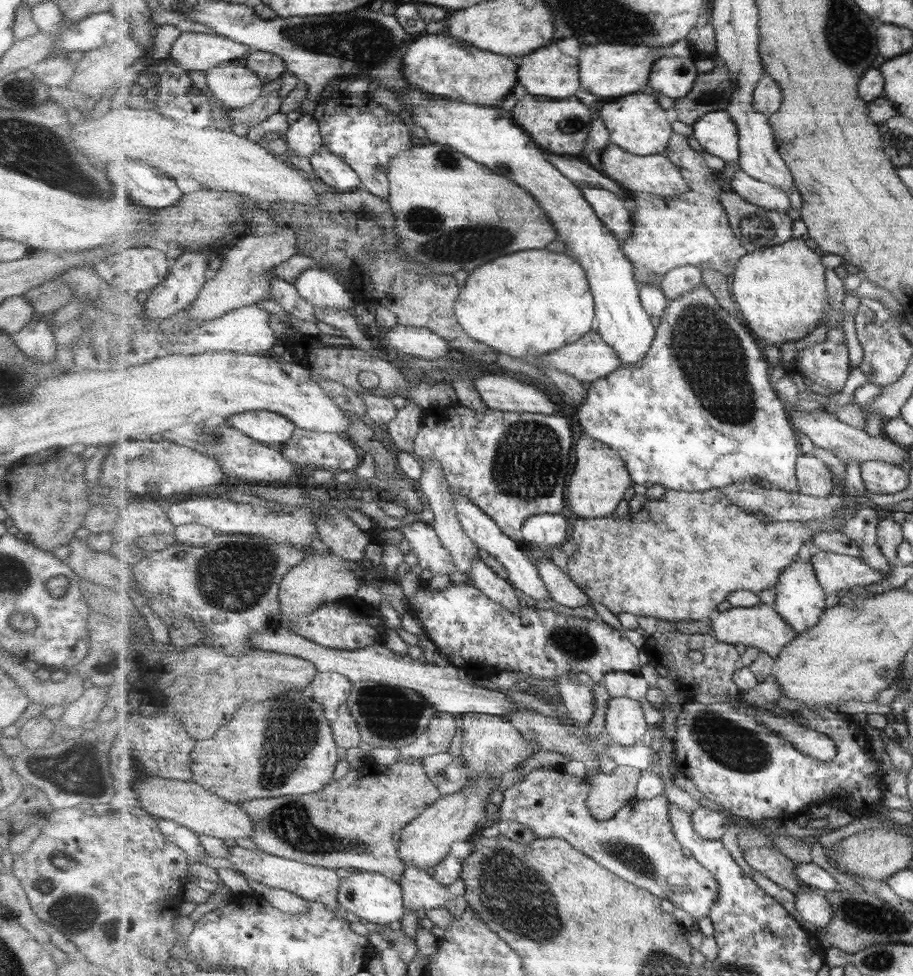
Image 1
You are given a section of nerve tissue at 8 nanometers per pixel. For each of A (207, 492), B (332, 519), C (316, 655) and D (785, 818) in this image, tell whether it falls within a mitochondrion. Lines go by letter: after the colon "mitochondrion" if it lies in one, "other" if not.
A: other
B: mitochondrion
C: other
D: other

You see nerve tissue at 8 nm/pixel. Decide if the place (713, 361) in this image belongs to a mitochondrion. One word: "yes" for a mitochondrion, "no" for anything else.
yes

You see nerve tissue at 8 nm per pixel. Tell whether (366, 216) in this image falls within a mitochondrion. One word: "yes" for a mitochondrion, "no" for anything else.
yes

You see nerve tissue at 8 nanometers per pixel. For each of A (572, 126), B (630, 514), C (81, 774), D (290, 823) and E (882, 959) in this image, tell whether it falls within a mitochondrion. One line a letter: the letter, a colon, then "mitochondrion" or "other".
A: mitochondrion
B: other
C: mitochondrion
D: mitochondrion
E: mitochondrion

